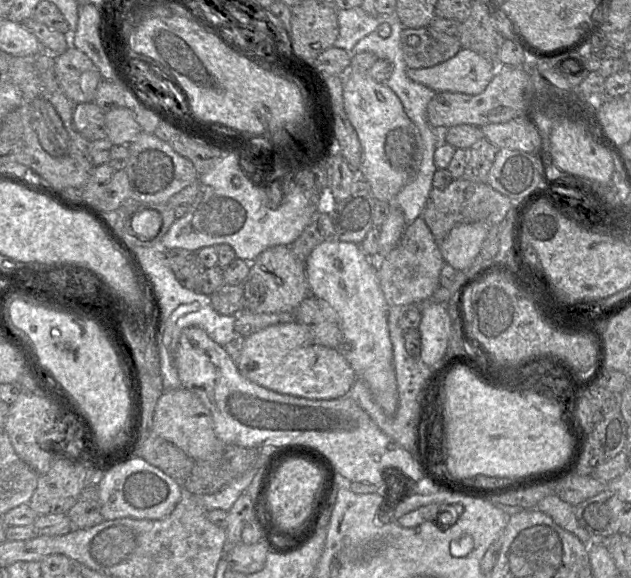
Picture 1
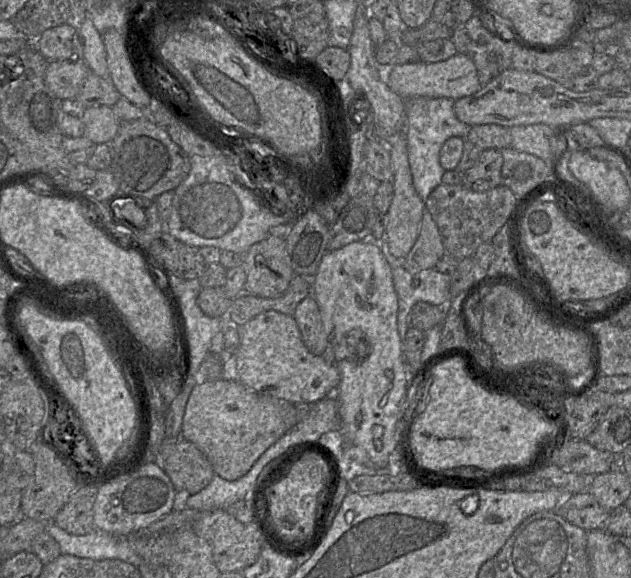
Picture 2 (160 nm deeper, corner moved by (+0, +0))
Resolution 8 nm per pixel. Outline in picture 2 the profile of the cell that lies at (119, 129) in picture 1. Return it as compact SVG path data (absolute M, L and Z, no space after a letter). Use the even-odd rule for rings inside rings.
M112 107L85 108L83 115L84 135L94 144L109 144L115 137L120 121Z

